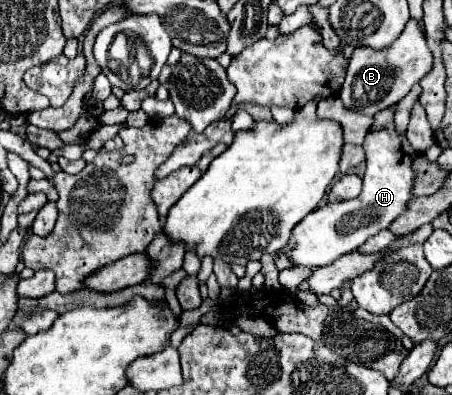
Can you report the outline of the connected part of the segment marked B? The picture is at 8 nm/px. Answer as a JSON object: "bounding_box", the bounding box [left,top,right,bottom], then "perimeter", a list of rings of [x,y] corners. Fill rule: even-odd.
{"bounding_box":[339,19,433,117],"perimeter":[[[411,19],[403,33],[393,41],[393,45],[381,51],[355,47],[347,65],[347,75],[345,83],[341,85],[339,99],[349,111],[373,117],[377,111],[395,105],[395,101],[401,101],[411,91],[411,87],[431,71],[431,63],[433,55],[425,43],[425,33],[421,31],[419,23]]]}

